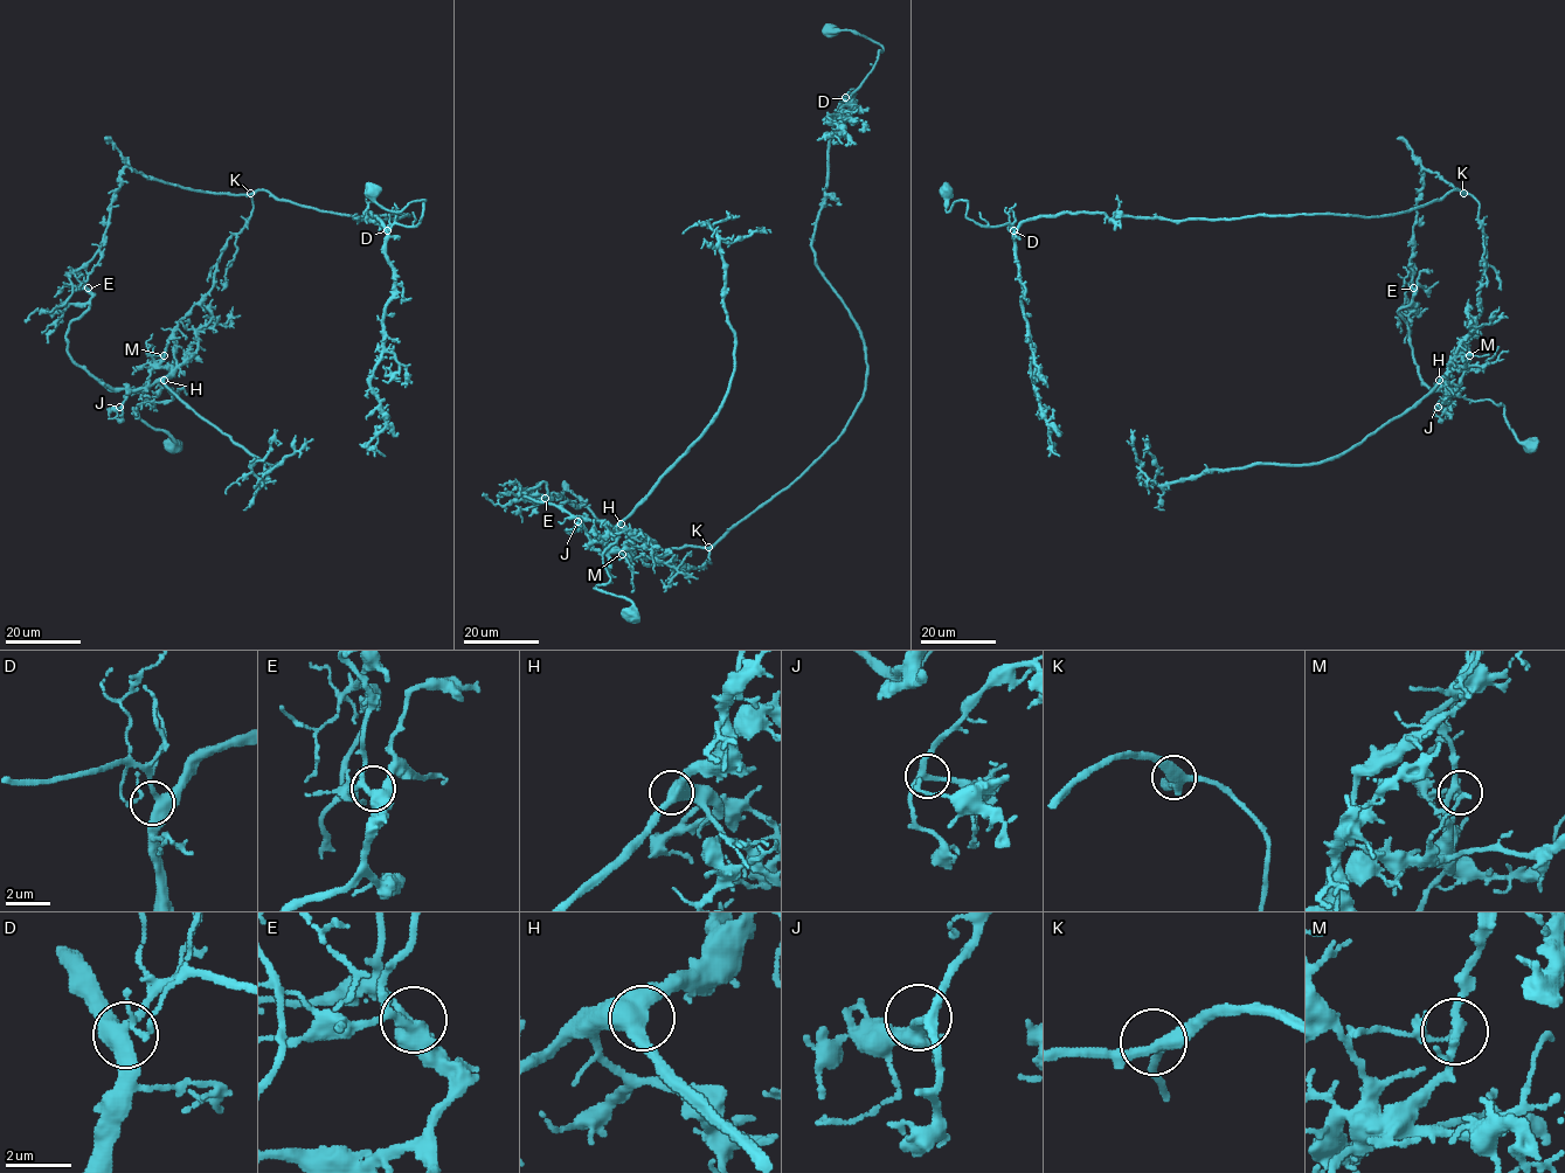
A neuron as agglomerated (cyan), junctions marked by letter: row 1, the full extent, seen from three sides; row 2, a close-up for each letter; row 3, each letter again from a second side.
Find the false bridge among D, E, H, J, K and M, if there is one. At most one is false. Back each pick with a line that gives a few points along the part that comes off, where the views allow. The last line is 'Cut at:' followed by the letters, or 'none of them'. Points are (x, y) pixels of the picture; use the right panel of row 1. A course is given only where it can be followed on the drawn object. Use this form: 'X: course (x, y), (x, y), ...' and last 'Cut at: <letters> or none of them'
M: course (1469, 355), (1486, 237), (1479, 203), (1456, 189), (1382, 216), (1040, 215), (1015, 233), (1015, 258), (1059, 456)
Cut at: M

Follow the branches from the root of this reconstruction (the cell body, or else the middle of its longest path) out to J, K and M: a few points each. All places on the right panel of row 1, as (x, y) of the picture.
J: (1530, 444), (1515, 437), (1502, 404), (1459, 396), (1444, 383), (1453, 382), (1459, 390), (1451, 389), (1438, 407)
K: (1530, 444), (1515, 437), (1502, 404), (1459, 396), (1442, 380), (1472, 338), (1487, 264), (1479, 203), (1463, 193)
M: (1530, 444), (1515, 437), (1502, 404), (1459, 396), (1442, 380), (1453, 368), (1466, 367), (1469, 355)

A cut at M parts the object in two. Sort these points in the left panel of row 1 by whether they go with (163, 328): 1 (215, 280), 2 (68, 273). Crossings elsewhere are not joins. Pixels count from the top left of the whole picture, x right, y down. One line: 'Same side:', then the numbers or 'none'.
Same side: 1, 2

